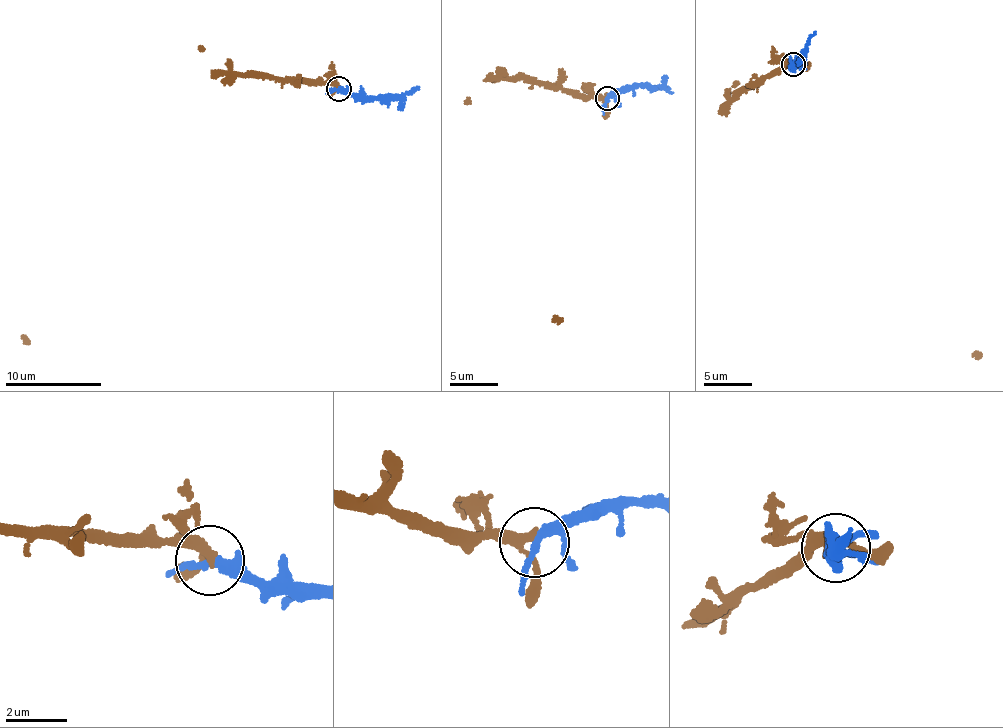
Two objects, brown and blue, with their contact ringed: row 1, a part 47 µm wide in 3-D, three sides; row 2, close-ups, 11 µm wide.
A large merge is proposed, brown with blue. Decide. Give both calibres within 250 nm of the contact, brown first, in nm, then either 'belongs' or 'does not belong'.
280 nm thick on the brown side, 240 nm on the other; belongs

